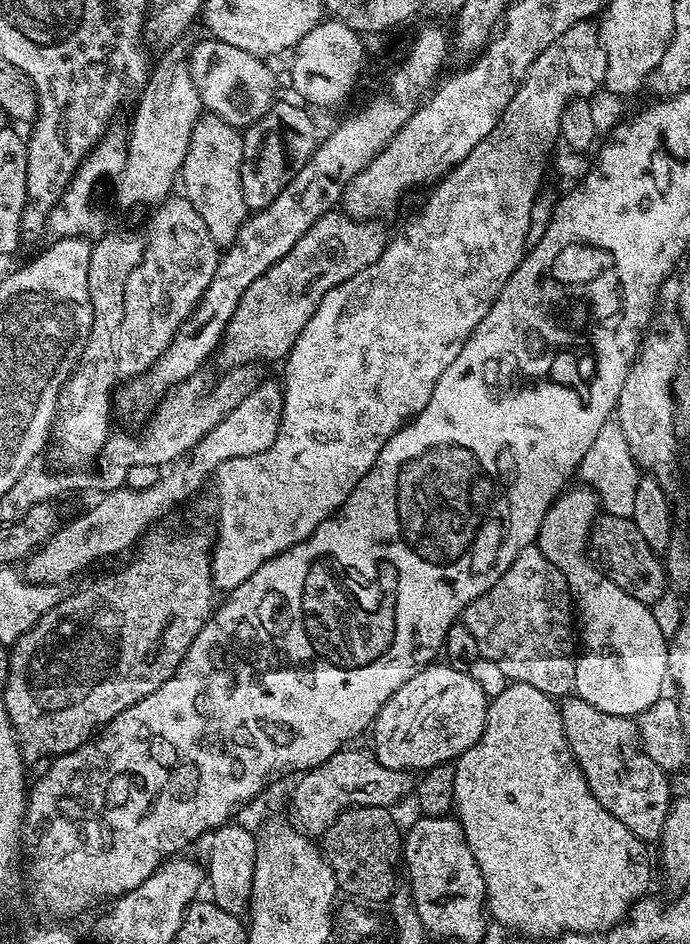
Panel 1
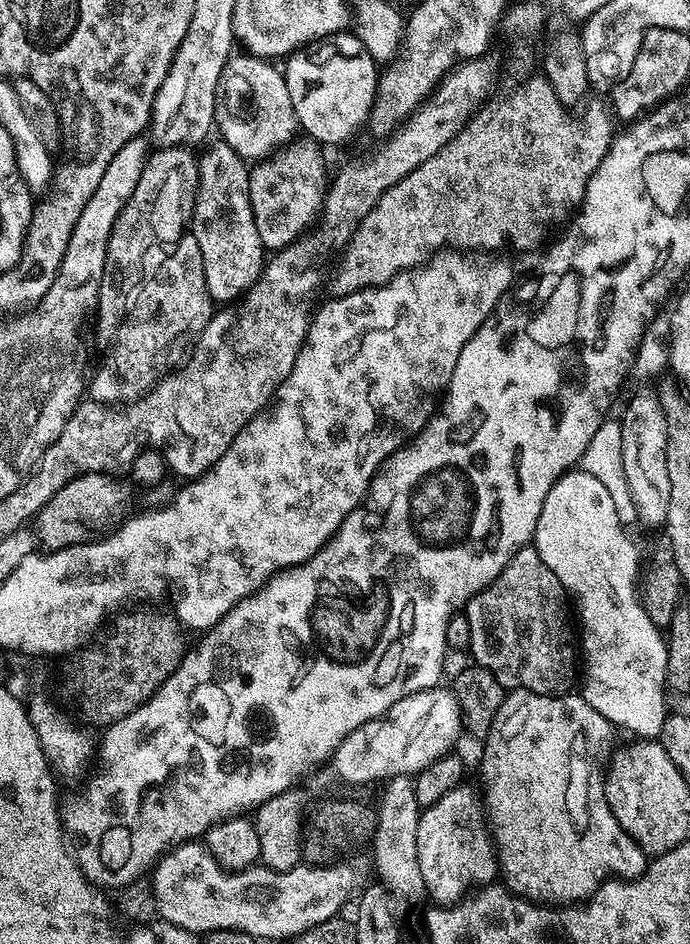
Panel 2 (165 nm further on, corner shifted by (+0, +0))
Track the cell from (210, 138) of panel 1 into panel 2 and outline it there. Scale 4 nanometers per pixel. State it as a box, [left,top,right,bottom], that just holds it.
[190,143,266,302]

